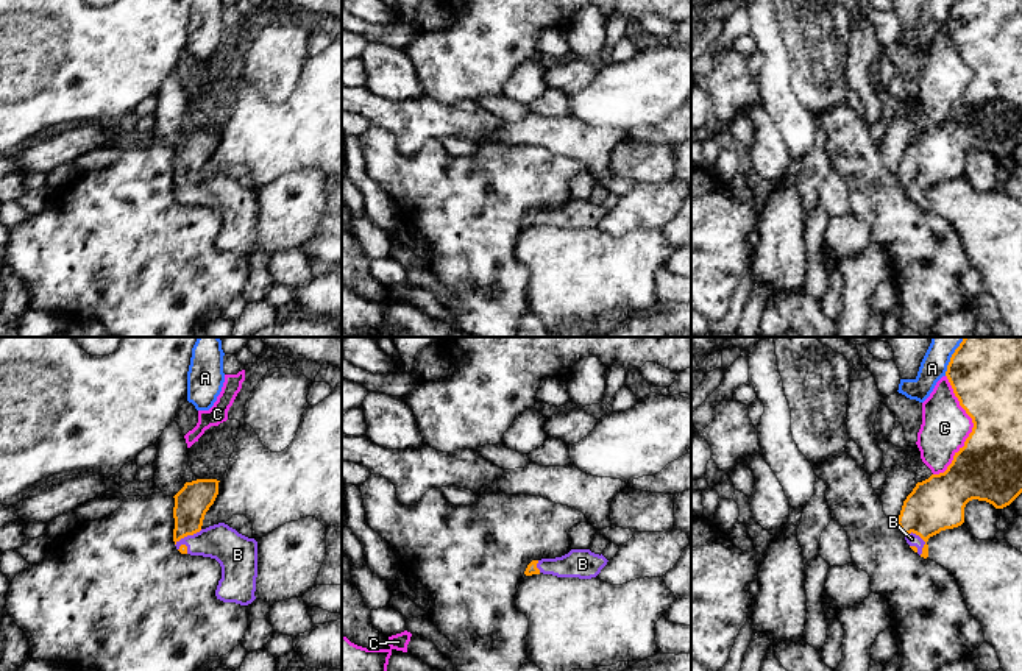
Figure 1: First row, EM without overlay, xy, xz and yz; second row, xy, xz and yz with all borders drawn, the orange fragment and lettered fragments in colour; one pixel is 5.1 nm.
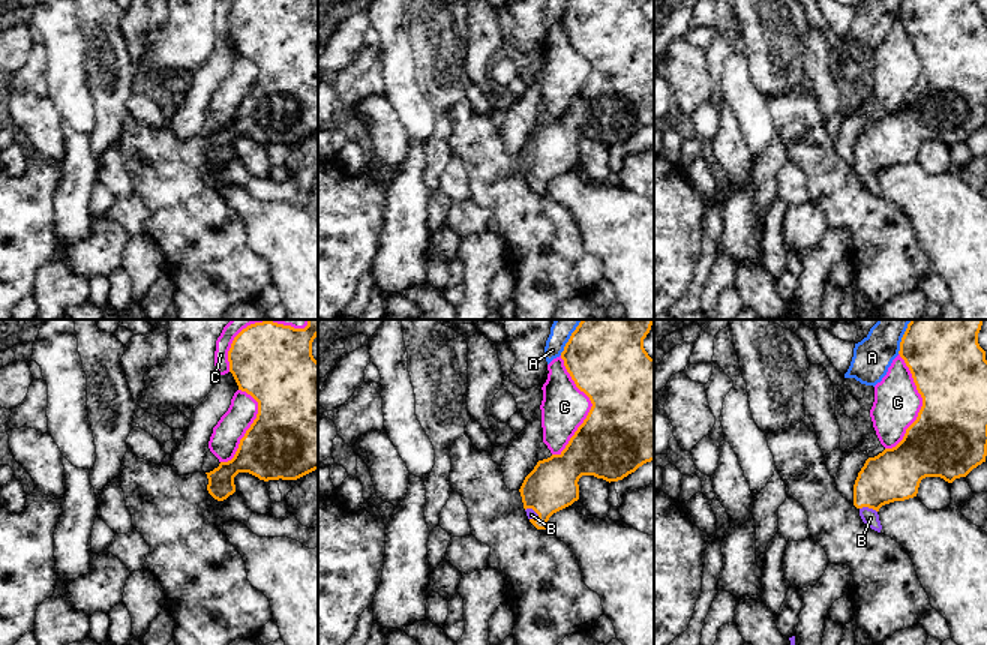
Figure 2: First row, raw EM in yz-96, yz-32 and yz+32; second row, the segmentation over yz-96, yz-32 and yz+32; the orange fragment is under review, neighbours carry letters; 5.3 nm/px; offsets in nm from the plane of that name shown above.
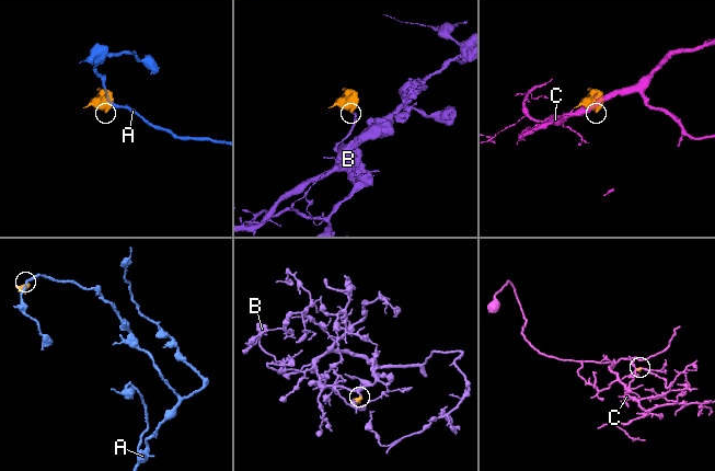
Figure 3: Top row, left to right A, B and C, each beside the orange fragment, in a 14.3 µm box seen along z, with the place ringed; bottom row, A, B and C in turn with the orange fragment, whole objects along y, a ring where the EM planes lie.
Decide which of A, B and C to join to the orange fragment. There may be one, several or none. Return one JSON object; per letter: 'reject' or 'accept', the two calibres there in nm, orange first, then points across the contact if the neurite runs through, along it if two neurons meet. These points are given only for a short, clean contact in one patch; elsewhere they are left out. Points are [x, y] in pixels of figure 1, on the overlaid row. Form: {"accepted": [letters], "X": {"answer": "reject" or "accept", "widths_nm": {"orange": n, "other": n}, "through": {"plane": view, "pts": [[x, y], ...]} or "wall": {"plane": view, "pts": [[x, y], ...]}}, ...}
{"accepted": ["B"], "A": {"answer": "reject", "widths_nm": {"orange": 380, "other": 160}}, "B": {"answer": "accept", "widths_nm": {"orange": 280, "other": 70}, "through": {"plane": "yz", "pts": [[935, 504], [924, 515], [924, 540], [911, 539]]}}, "C": {"answer": "reject", "widths_nm": {"orange": 360, "other": 240}}}

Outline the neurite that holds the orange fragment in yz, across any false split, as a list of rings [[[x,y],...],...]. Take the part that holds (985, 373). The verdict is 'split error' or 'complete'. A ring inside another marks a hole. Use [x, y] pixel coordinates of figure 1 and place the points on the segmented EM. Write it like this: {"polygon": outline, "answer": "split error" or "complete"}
{"polygon": [[[964,337],[946,376],[974,428],[947,470],[917,482],[903,501],[897,524],[910,548],[924,559],[930,537],[964,523],[969,501],[1003,509],[1022,493],[1022,337]]], "answer": "split error"}

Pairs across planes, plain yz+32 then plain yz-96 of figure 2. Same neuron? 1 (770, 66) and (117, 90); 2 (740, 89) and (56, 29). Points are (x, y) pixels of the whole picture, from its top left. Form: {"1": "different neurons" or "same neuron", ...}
{"1": "same neuron", "2": "same neuron"}

